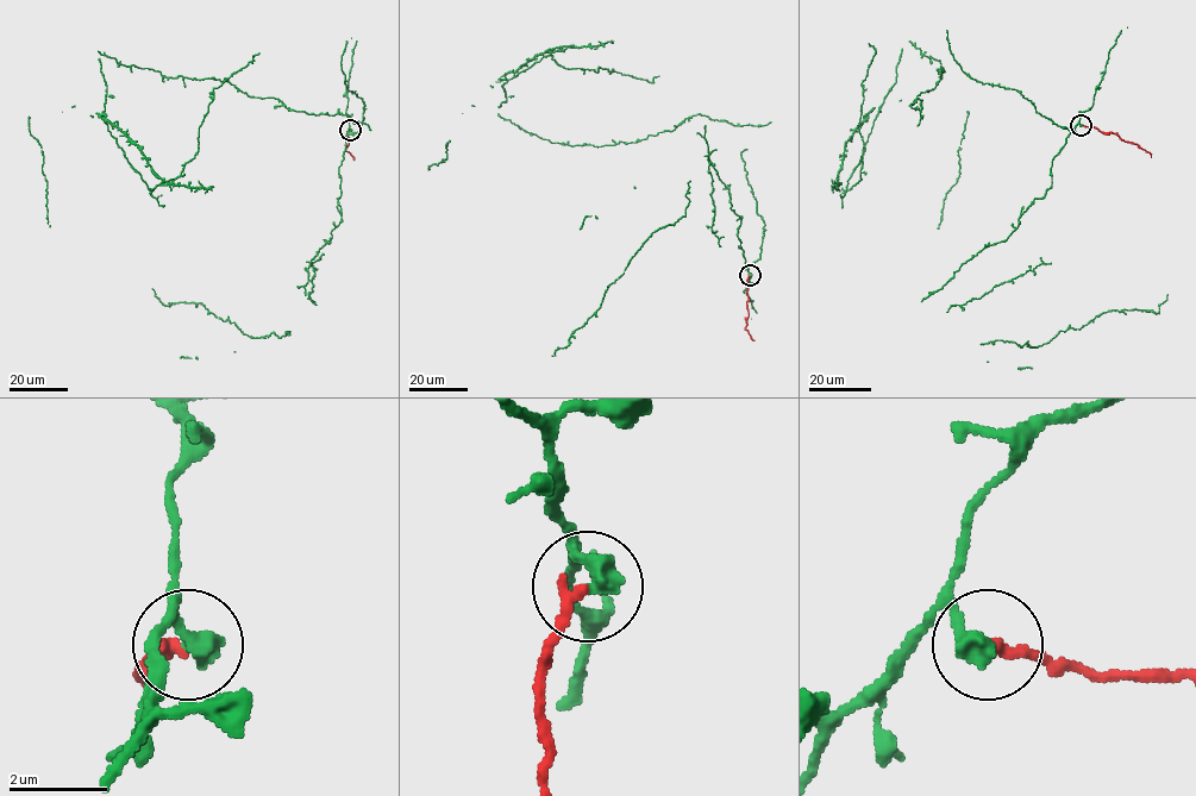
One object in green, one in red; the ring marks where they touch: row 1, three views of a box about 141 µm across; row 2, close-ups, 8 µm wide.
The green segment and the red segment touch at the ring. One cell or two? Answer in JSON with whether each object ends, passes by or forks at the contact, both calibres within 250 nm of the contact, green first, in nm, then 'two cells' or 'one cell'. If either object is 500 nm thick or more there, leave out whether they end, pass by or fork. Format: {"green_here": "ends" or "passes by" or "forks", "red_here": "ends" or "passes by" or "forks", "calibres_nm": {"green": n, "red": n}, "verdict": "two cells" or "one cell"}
{"green_here": "ends", "red_here": "ends", "calibres_nm": {"green": 440, "red": 240}, "verdict": "two cells"}

